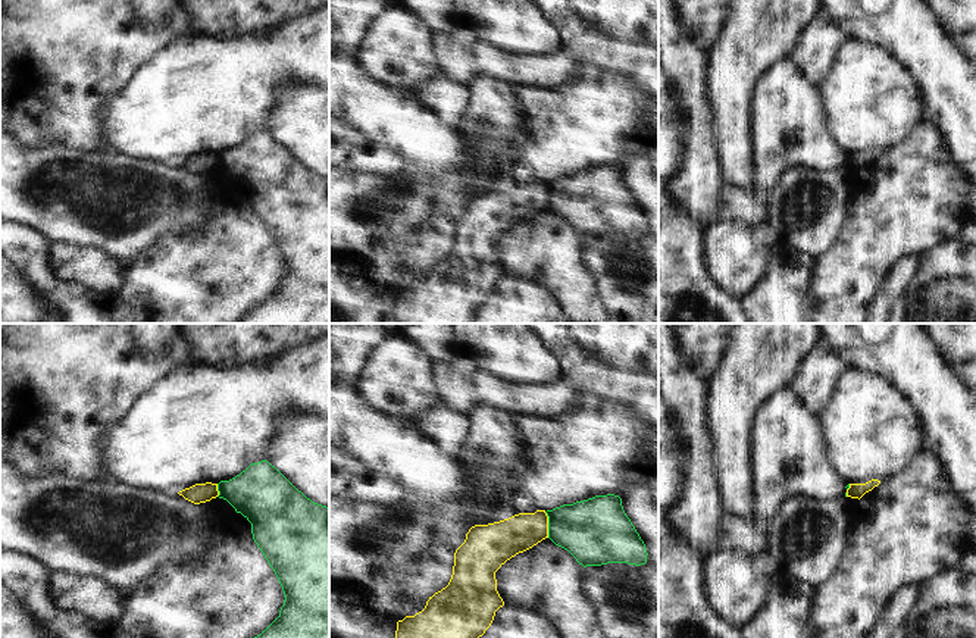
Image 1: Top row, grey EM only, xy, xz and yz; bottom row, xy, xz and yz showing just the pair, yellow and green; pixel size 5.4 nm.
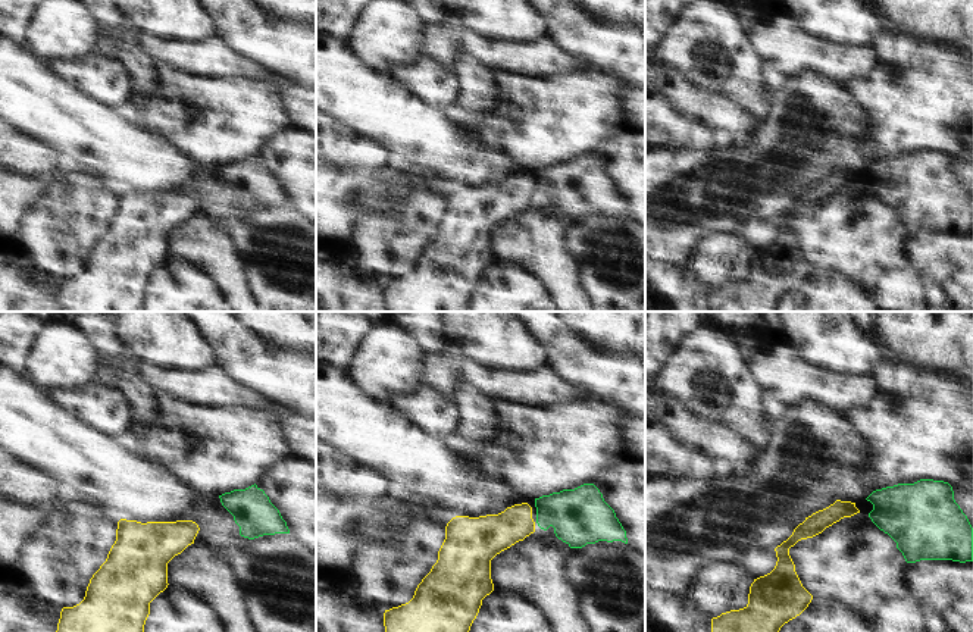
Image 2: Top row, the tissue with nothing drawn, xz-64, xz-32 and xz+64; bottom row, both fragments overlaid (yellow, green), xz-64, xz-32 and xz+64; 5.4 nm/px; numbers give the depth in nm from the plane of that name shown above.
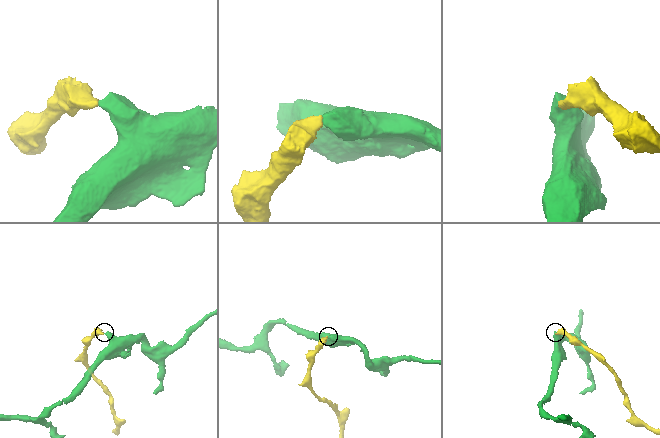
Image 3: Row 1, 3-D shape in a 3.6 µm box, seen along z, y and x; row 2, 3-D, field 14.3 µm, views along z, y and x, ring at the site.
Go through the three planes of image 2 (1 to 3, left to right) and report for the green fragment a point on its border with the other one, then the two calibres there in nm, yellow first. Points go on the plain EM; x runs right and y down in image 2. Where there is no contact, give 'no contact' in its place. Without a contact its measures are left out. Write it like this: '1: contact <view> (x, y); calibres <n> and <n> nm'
1: no contact
2: no contact
3: no contact

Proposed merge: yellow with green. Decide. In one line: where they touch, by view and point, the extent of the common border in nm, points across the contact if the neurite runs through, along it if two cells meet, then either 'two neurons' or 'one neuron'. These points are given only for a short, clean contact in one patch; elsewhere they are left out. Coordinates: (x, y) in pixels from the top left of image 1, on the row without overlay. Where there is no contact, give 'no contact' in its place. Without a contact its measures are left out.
meets yellow in xz at (547, 196); contact 150 nm long; two neurons

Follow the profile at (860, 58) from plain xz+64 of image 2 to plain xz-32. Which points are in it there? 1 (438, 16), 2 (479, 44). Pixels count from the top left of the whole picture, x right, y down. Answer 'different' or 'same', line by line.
1: different
2: same

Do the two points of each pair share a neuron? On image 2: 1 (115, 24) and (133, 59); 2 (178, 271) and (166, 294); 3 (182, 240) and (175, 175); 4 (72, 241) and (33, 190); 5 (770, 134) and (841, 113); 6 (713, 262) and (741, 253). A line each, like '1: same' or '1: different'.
1: same
2: same
3: different
4: different
5: same
6: same

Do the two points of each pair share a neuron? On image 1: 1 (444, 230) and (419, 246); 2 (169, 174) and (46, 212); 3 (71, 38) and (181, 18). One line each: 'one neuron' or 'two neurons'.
1: one neuron
2: one neuron
3: one neuron

